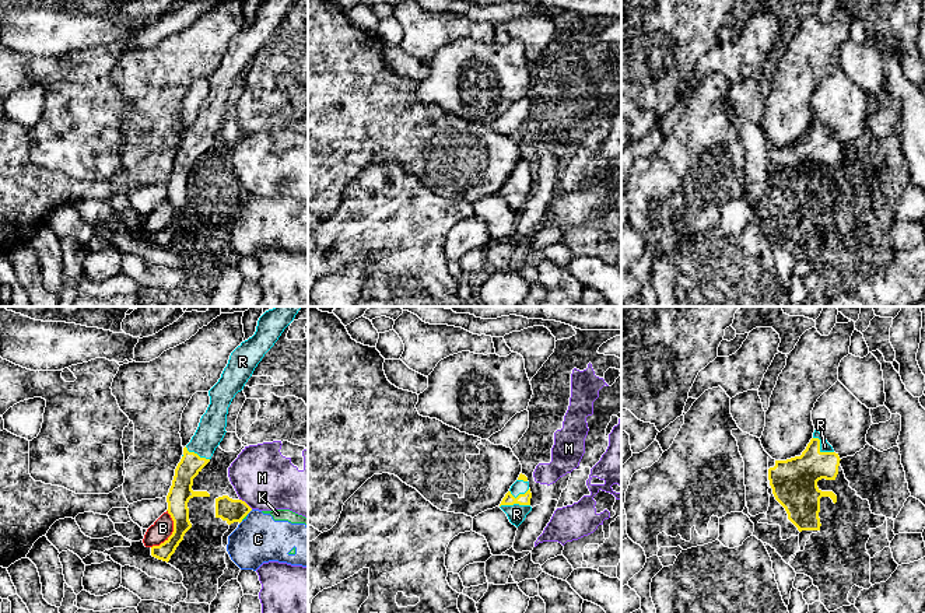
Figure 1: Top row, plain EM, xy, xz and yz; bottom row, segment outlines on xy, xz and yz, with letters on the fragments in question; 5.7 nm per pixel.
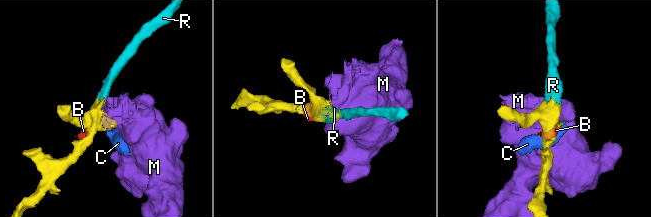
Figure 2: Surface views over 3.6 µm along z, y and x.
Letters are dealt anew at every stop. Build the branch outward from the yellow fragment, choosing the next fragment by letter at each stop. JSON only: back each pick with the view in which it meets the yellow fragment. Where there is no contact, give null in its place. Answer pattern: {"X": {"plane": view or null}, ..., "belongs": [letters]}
{"R": {"plane": "yz"}, "belongs": ["R"]}

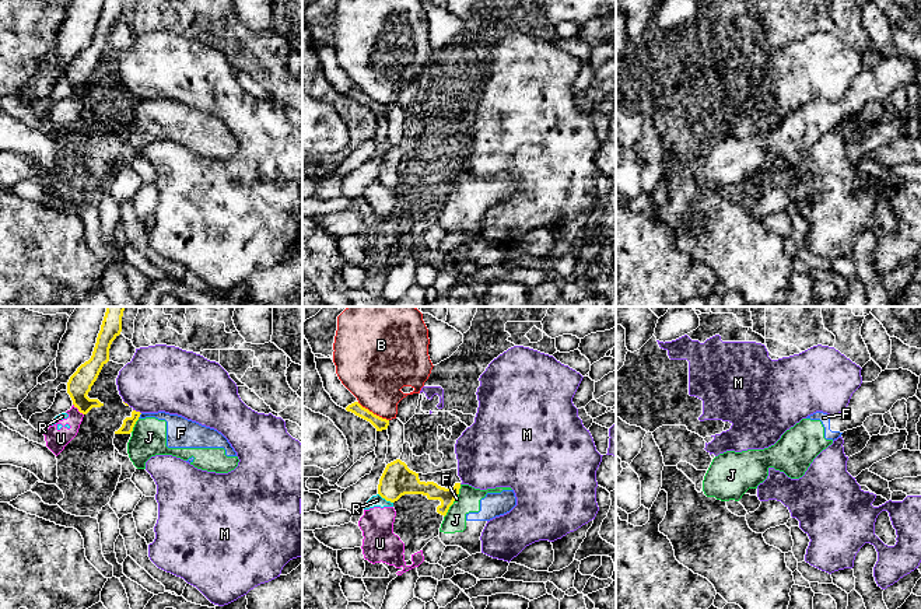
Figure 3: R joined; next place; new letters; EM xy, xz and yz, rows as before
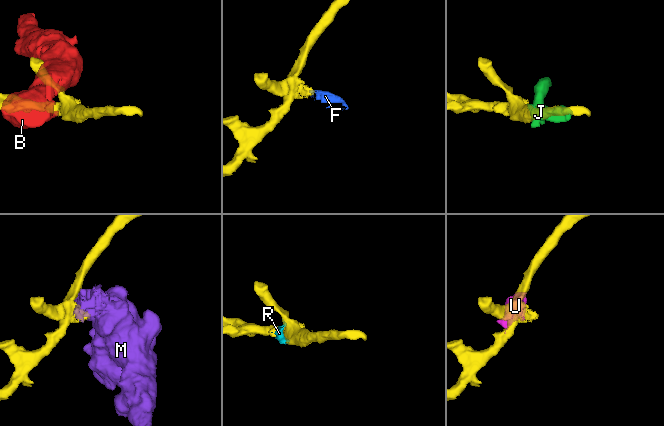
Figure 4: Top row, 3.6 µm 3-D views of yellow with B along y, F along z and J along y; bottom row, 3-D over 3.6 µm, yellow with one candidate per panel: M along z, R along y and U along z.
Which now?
{"belongs": []}

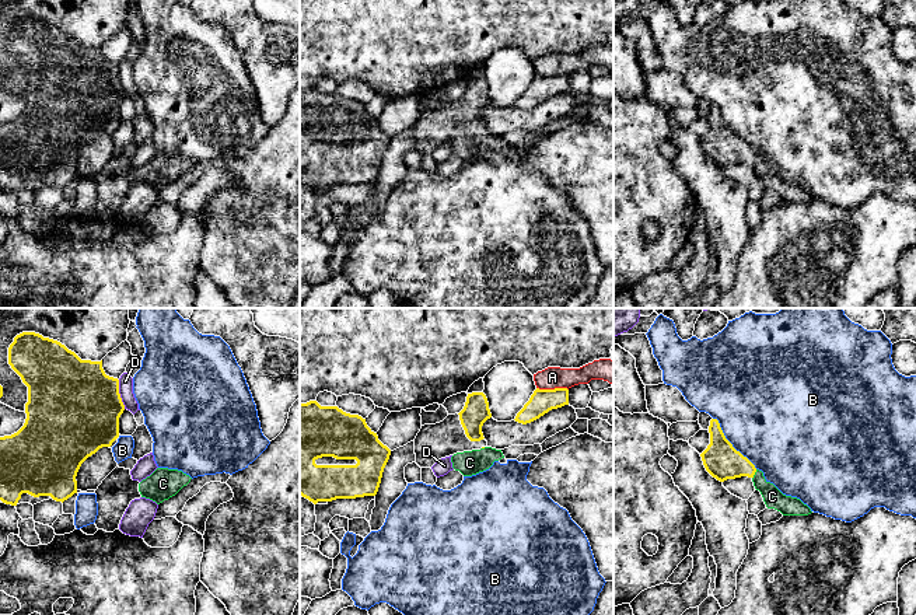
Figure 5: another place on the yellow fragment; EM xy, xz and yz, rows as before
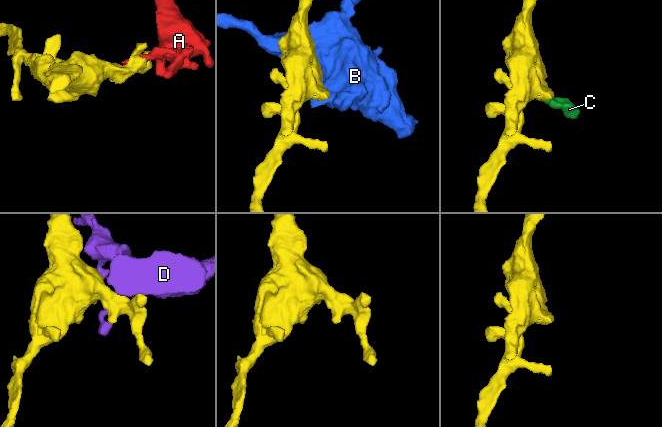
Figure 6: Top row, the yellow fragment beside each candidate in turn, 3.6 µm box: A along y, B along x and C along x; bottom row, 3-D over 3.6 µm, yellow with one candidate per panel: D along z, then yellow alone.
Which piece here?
{"C": {"plane": "yz"}, "belongs": ["C"]}

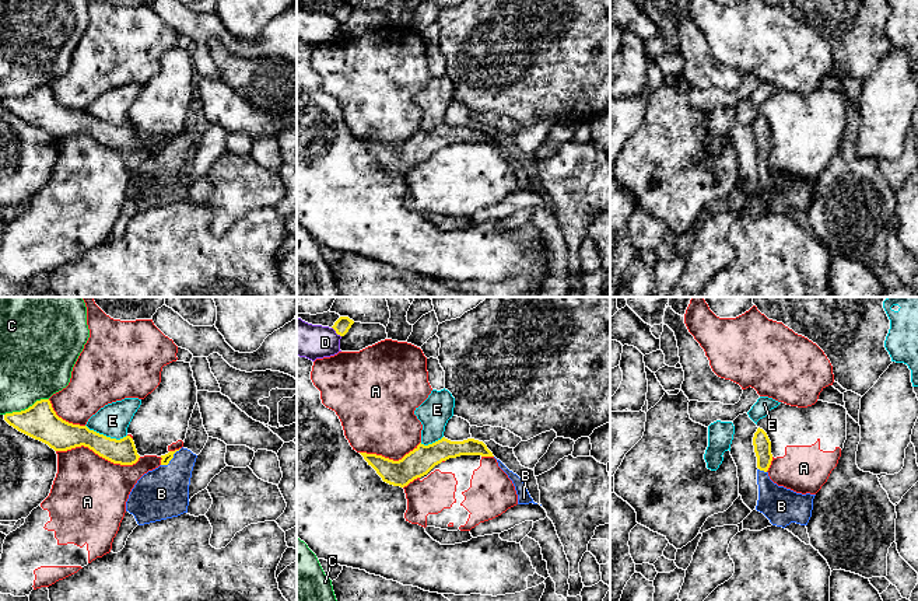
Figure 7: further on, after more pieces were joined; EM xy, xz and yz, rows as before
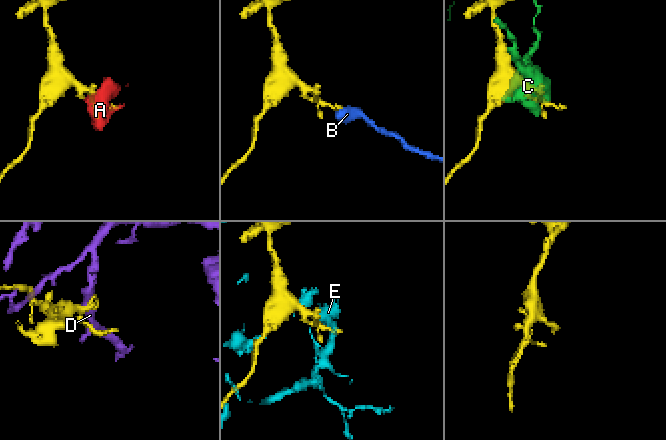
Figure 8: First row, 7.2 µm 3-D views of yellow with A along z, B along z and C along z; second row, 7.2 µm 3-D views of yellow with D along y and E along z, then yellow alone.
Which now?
{"B": {"plane": "xy"}, "belongs": ["B"]}

